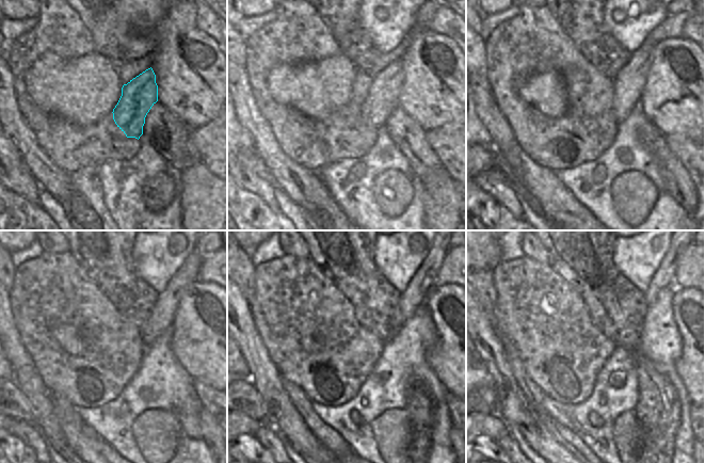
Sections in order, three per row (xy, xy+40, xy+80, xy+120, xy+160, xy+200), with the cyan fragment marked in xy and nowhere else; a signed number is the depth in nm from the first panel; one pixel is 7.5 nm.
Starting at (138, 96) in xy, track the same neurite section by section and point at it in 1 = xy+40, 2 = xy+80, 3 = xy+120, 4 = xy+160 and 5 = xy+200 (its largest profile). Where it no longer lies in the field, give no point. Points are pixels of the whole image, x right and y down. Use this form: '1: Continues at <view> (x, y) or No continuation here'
1: Continues at xy+40 (383, 96)
2: Continues at xy+80 (628, 84)
3: Continues at xy+120 (163, 310)
4: Continues at xy+160 (426, 276)
5: Continues at xy+200 (665, 275)

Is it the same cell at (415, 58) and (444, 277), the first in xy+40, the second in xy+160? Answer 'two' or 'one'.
two

